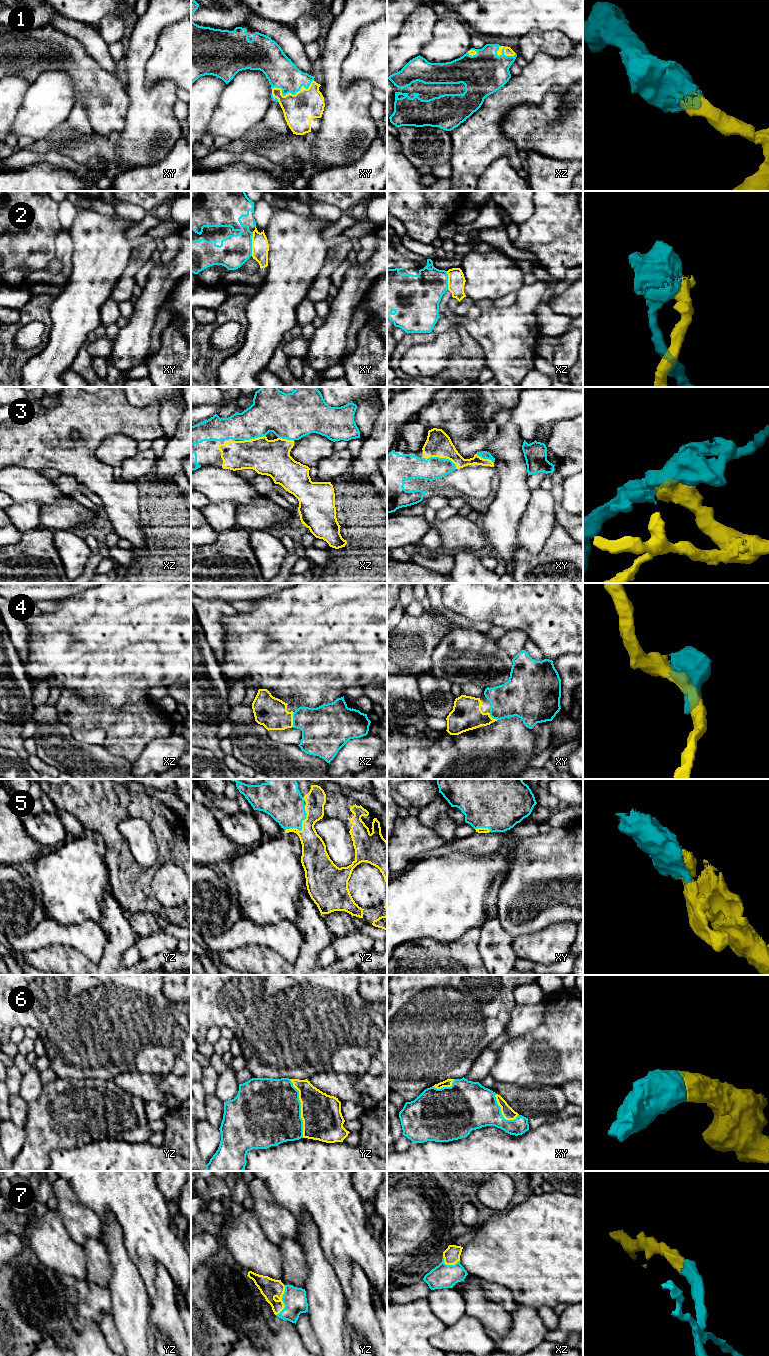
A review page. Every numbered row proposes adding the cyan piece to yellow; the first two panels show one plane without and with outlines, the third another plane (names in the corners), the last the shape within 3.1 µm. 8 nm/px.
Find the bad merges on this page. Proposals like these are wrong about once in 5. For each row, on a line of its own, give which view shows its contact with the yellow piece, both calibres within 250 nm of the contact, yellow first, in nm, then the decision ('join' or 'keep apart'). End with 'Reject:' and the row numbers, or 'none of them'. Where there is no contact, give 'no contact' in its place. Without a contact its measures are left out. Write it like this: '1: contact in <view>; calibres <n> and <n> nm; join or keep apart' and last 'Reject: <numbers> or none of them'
1: contact in xy; calibres 260 and 240 nm; join
2: contact in xy; calibres 140 and 240 nm; keep apart
3: contact in xy; calibres 200 and 180 nm; join
4: contact in xz; calibres 240 and 340 nm; join
5: contact in yz; calibres 200 and 300 nm; join
6: contact in yz; calibres 320 and 500 nm; join
7: contact in yz; calibres 160 and 190 nm; join
Reject: 2

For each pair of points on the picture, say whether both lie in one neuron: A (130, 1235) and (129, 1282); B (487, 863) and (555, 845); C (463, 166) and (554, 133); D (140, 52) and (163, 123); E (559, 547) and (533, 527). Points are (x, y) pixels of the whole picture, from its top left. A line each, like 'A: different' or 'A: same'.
A: different
B: different
C: different
D: same
E: different

